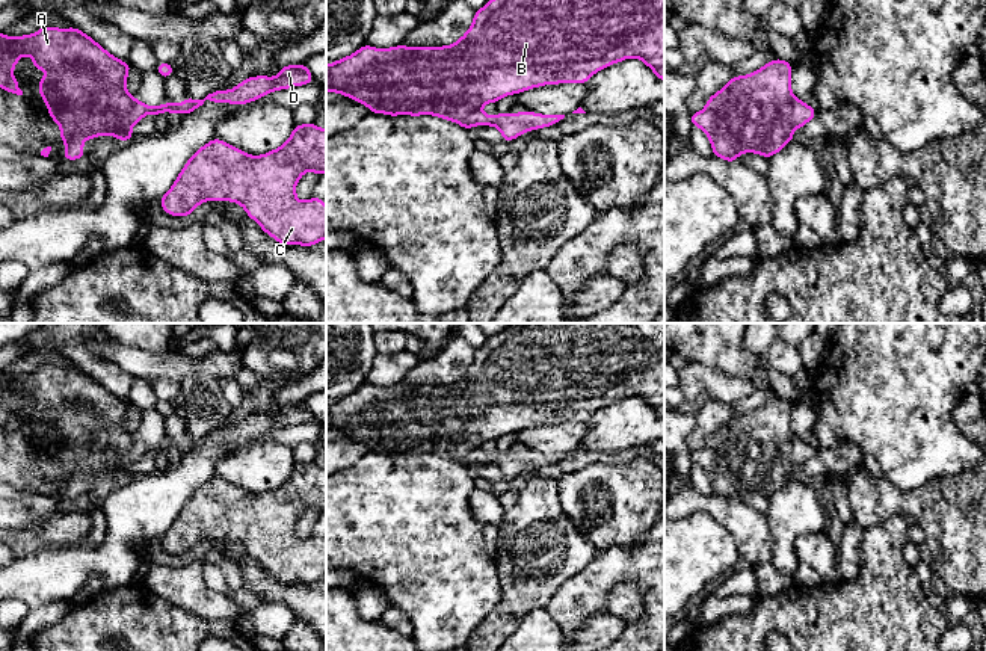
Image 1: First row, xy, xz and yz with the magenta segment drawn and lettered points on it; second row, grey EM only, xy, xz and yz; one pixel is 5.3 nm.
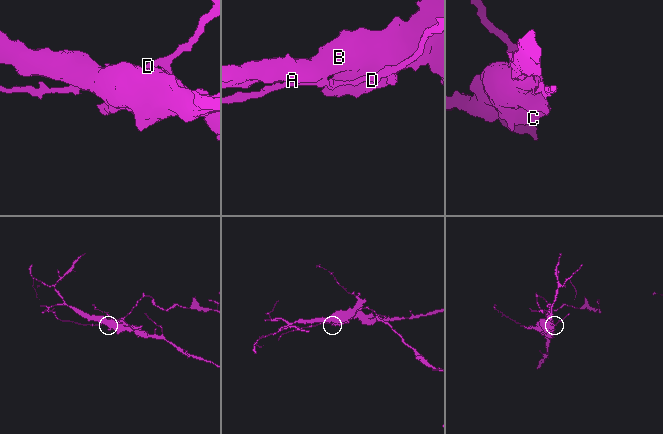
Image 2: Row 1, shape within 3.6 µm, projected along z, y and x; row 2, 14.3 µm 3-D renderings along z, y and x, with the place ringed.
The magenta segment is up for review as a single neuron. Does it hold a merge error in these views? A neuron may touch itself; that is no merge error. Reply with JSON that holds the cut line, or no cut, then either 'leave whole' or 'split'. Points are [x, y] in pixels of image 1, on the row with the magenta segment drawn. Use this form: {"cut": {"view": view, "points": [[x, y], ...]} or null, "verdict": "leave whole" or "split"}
{"cut": {"view": "xy", "points": [[112, 120], [107, 115], [95, 114], [77, 123], [59, 124]]}, "verdict": "split"}

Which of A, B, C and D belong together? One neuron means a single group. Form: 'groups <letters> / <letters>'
groups A B C / D

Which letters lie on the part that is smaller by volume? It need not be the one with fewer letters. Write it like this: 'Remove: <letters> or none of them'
Remove: D

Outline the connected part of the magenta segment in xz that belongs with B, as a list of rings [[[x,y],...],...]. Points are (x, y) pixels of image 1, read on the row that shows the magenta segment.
[[[488,0],[474,12],[474,20],[467,33],[451,45],[444,47],[406,47],[374,48],[364,44],[353,54],[326,65],[326,92],[338,92],[370,109],[370,113],[397,115],[433,115],[442,119],[459,121],[486,103],[497,103],[500,98],[521,94],[525,89],[557,83],[587,83],[590,77],[609,65],[637,57],[649,66],[657,79],[664,82],[664,0]]]

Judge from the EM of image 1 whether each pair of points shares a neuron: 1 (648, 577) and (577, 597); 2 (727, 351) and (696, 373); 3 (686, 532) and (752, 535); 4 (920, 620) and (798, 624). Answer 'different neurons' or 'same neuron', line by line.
1: same neuron
2: different neurons
3: different neurons
4: same neuron

